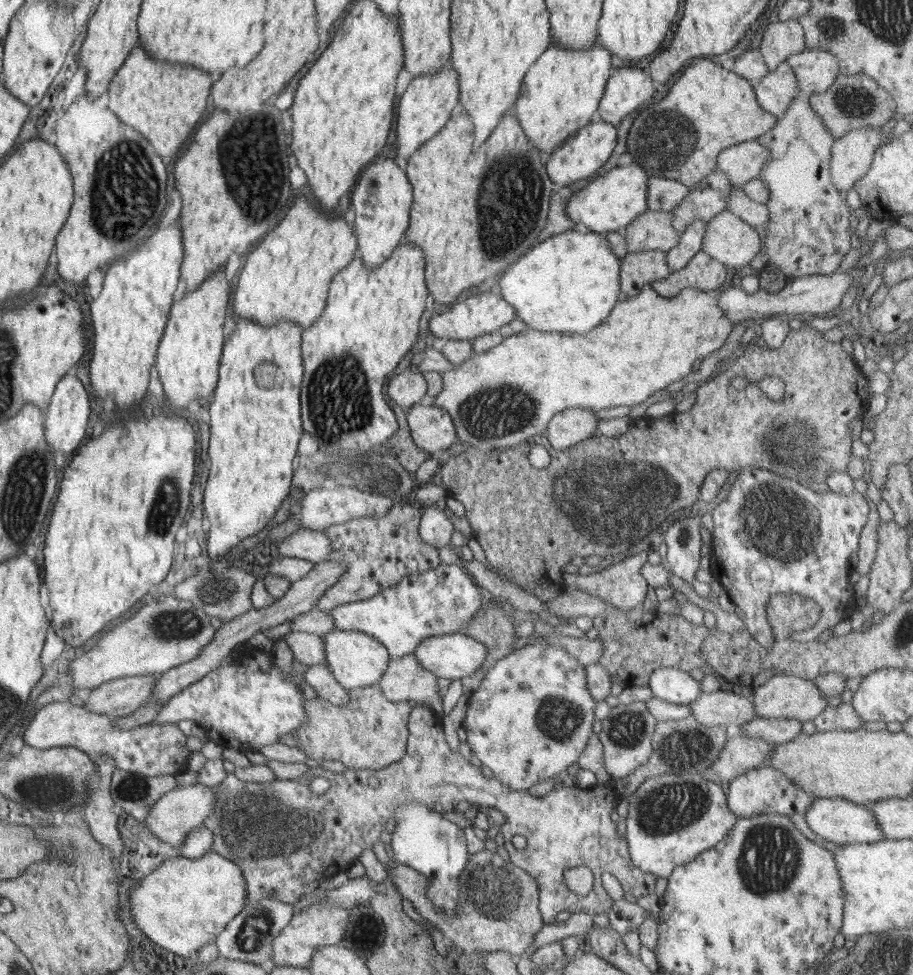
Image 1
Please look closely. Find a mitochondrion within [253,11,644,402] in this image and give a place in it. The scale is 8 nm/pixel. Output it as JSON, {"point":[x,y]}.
{"point":[512,203]}

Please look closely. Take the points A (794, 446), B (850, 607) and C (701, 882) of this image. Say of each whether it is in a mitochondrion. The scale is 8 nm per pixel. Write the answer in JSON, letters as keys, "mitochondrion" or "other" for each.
{"A":"mitochondrion","B":"other","C":"other"}

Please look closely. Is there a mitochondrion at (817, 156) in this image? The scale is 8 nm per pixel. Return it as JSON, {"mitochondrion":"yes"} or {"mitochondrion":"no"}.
{"mitochondrion":"no"}

